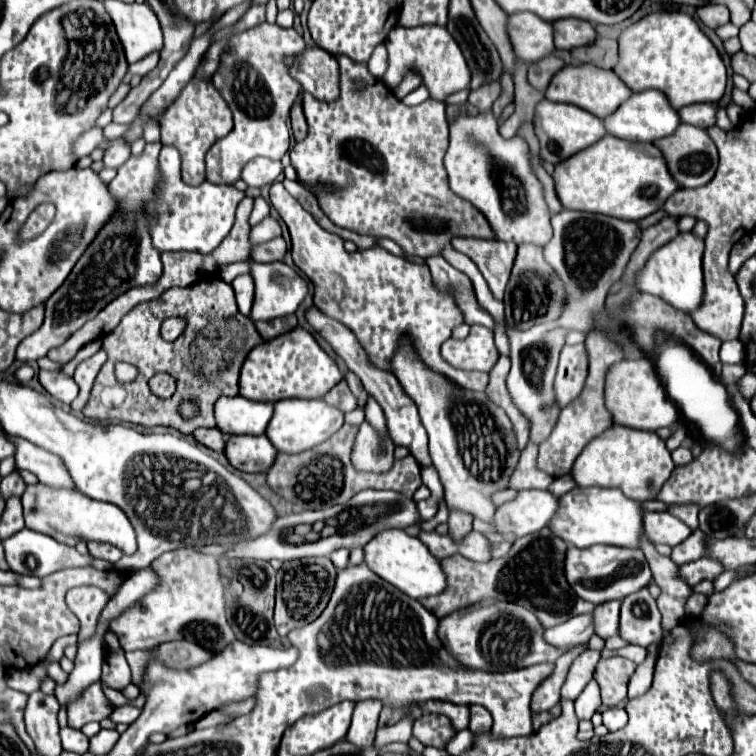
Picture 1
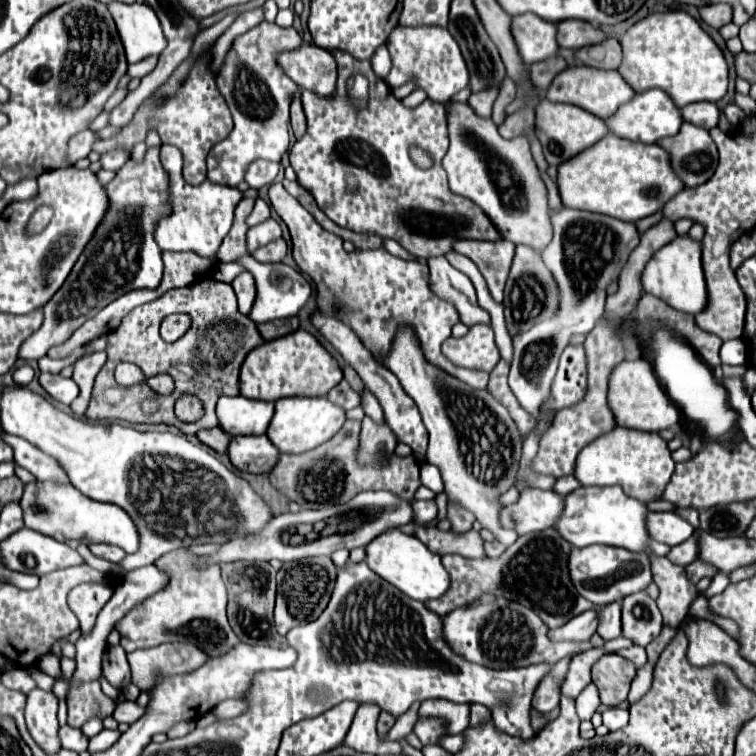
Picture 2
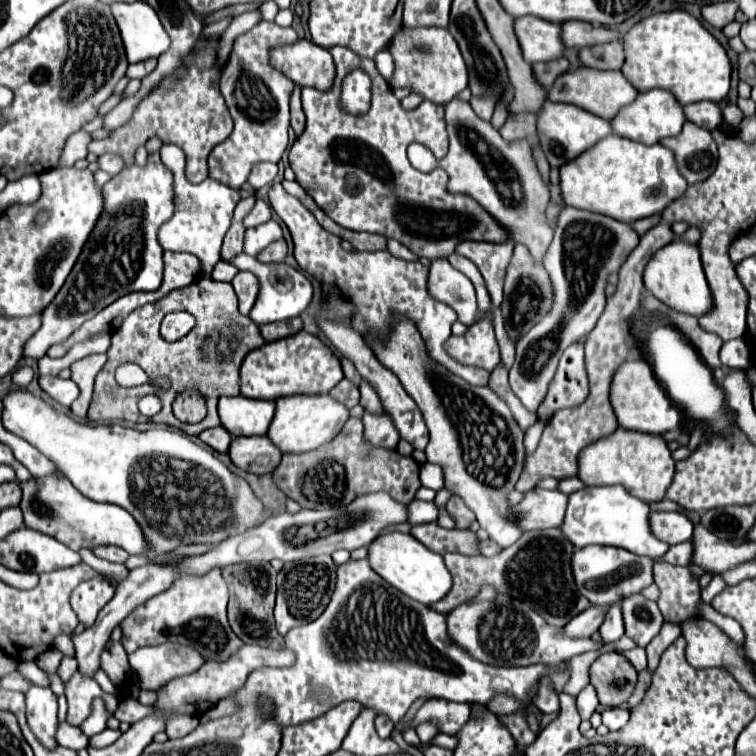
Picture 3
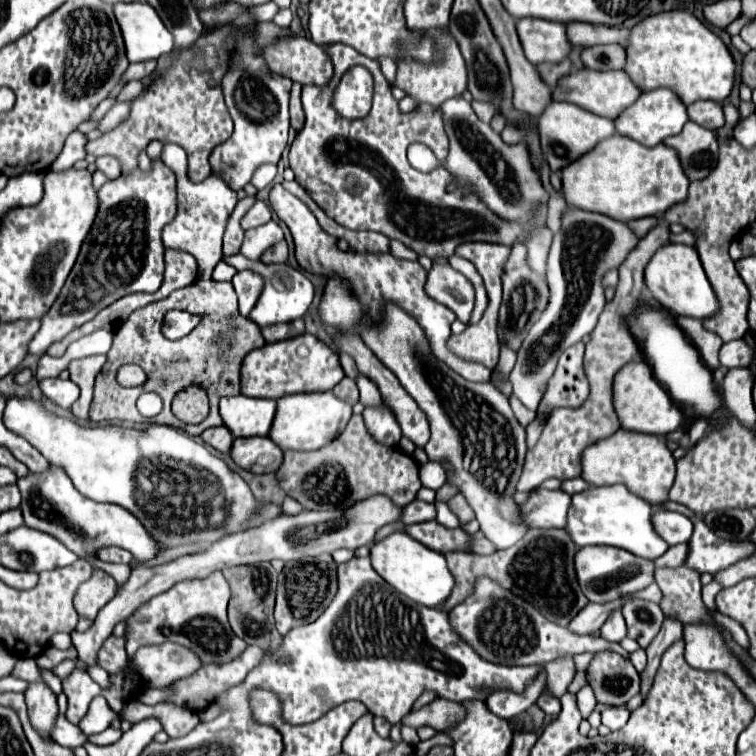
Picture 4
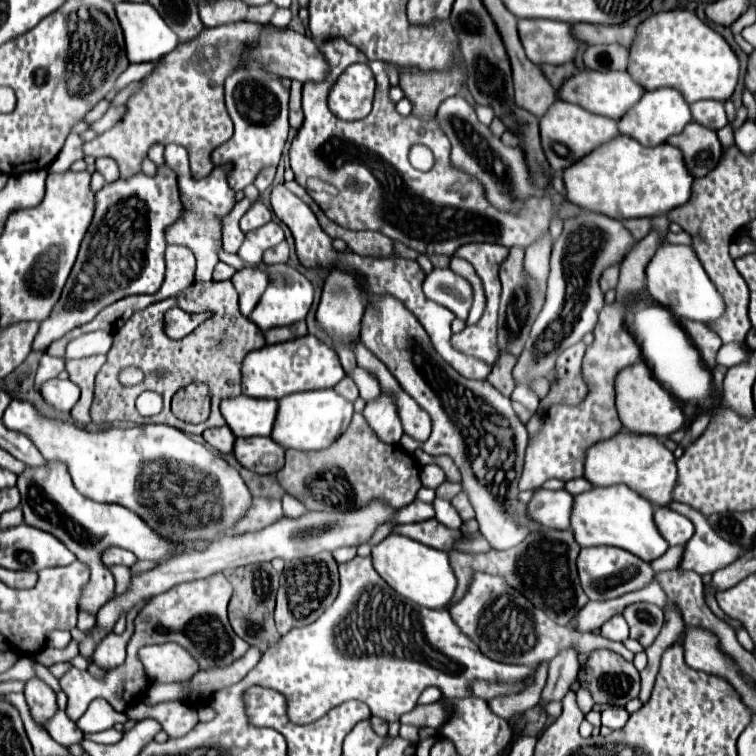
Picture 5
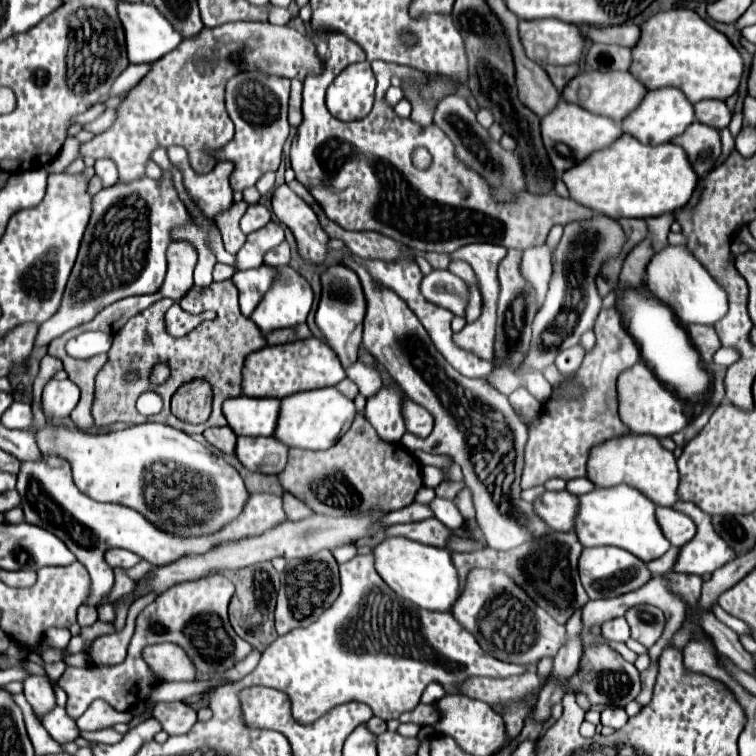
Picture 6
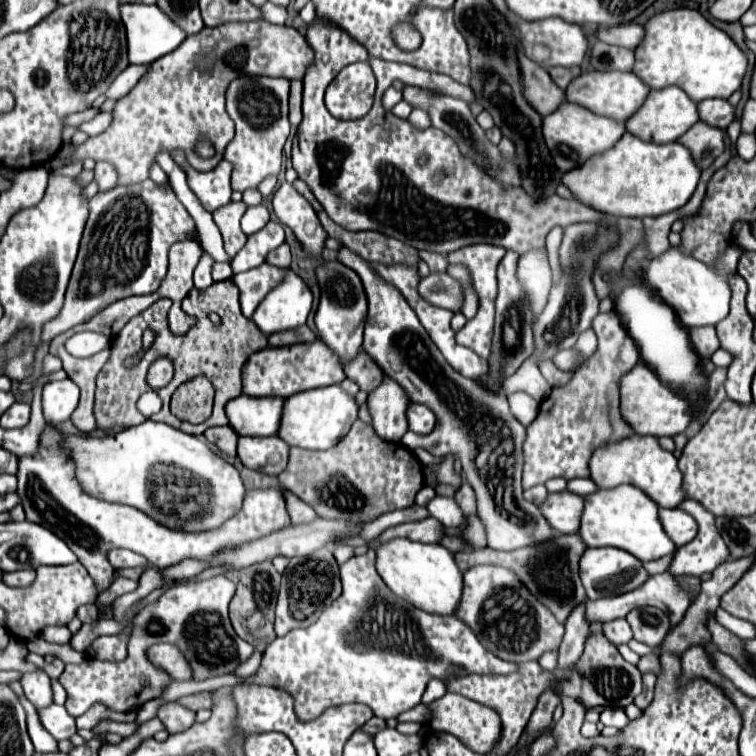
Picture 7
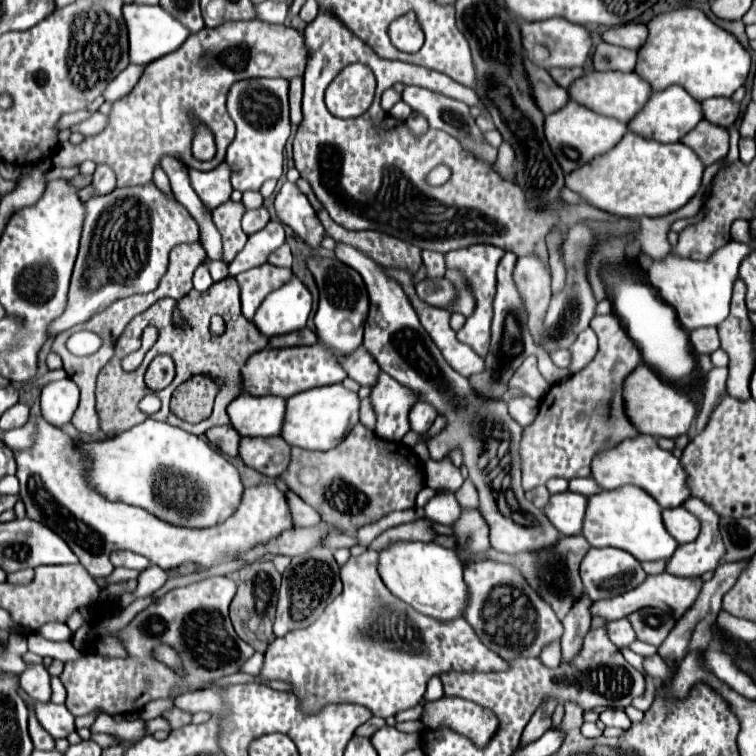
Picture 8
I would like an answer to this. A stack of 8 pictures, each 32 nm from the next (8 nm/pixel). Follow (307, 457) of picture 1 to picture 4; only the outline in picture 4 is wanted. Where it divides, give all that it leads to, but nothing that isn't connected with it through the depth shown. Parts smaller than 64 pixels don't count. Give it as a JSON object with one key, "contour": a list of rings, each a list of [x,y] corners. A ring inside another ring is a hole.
{"contour":[[[352,416],[340,436],[324,448],[312,452],[284,452],[284,462],[276,470],[276,480],[280,488],[306,510],[348,508],[352,502],[372,494],[388,494],[392,502],[406,506],[422,488],[418,470],[420,466],[412,456],[374,442],[366,432],[362,416]]]}

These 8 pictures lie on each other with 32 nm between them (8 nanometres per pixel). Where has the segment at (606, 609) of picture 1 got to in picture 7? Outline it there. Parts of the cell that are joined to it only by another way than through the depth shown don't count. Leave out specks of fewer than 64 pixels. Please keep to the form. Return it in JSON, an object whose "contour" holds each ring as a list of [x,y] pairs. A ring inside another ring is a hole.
{"contour":[[[626,618],[604,622],[602,632],[612,644],[628,644],[628,640],[632,638],[632,630],[630,630],[630,624],[626,622]]]}

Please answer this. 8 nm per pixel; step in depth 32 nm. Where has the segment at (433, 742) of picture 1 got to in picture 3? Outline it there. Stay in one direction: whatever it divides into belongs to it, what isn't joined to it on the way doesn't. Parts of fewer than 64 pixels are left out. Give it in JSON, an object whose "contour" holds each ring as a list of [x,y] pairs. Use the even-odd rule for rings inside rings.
{"contour":[[[422,722],[422,724],[418,724],[414,730],[416,730],[416,734],[418,734],[418,738],[420,738],[422,744],[432,742],[434,736],[440,732],[438,726],[436,726],[436,724],[430,724],[430,722]]]}

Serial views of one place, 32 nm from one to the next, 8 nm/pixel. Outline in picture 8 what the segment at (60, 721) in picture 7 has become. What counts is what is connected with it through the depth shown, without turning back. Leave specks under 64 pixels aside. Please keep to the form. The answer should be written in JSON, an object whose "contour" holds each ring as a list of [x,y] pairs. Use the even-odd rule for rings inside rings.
{"contour":[[[34,704],[38,722],[54,736],[54,738],[68,738],[70,732],[76,730],[74,716],[68,712],[64,704]]]}

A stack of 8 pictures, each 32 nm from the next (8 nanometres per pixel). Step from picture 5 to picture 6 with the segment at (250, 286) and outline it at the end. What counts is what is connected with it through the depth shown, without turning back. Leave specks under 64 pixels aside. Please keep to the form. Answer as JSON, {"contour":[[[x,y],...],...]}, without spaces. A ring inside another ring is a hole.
{"contour":[[[260,266],[252,270],[238,270],[232,276],[234,286],[240,292],[240,310],[244,316],[250,316],[266,290],[272,286],[274,280],[274,270],[270,266]]]}

